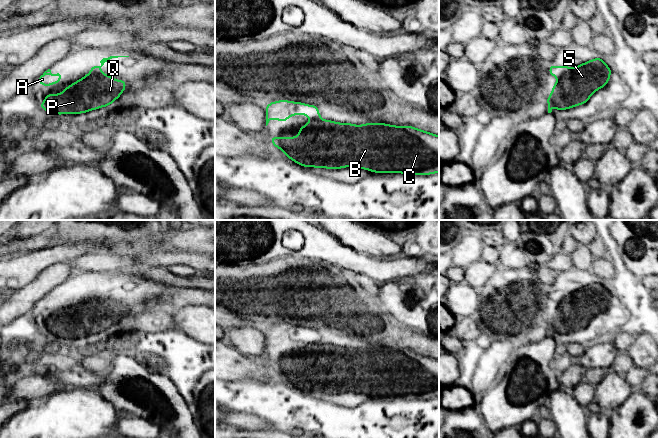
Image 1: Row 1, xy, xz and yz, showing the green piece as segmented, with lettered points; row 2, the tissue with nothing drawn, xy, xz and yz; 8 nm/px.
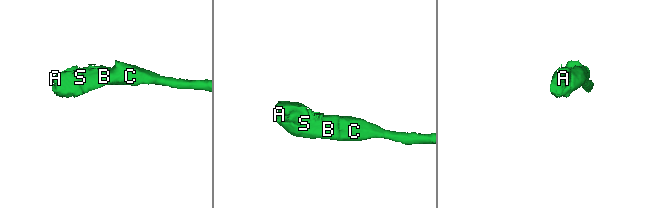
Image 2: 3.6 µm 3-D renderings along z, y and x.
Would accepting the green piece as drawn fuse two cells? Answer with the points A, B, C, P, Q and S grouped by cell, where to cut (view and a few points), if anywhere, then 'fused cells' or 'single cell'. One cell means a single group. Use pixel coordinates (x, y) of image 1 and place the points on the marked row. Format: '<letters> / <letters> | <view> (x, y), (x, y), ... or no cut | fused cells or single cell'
A B C P Q S | no cut | single cell

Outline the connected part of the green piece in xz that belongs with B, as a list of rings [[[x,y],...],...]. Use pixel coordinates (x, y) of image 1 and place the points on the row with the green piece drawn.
[[[279,100],[270,102],[265,106],[266,126],[271,118],[276,121],[285,122],[293,115],[306,115],[311,120],[303,125],[297,137],[270,137],[270,142],[282,150],[285,156],[303,167],[341,169],[353,167],[365,169],[373,173],[402,173],[405,175],[431,175],[439,173],[439,136],[433,133],[420,130],[413,126],[395,126],[382,123],[365,123],[354,125],[352,123],[339,123],[331,120],[323,120],[319,114],[317,105],[308,105],[301,102]]]

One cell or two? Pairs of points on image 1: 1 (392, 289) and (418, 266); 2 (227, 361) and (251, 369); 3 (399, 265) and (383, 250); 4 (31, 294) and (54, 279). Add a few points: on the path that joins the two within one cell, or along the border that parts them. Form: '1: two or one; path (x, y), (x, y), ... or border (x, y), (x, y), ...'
1: two; border (428, 271), (383, 282)
2: one; path (233, 365), (245, 367)
3: two; border (369, 254), (385, 258), (397, 258), (403, 255)
4: one; path (37, 289), (48, 279)

